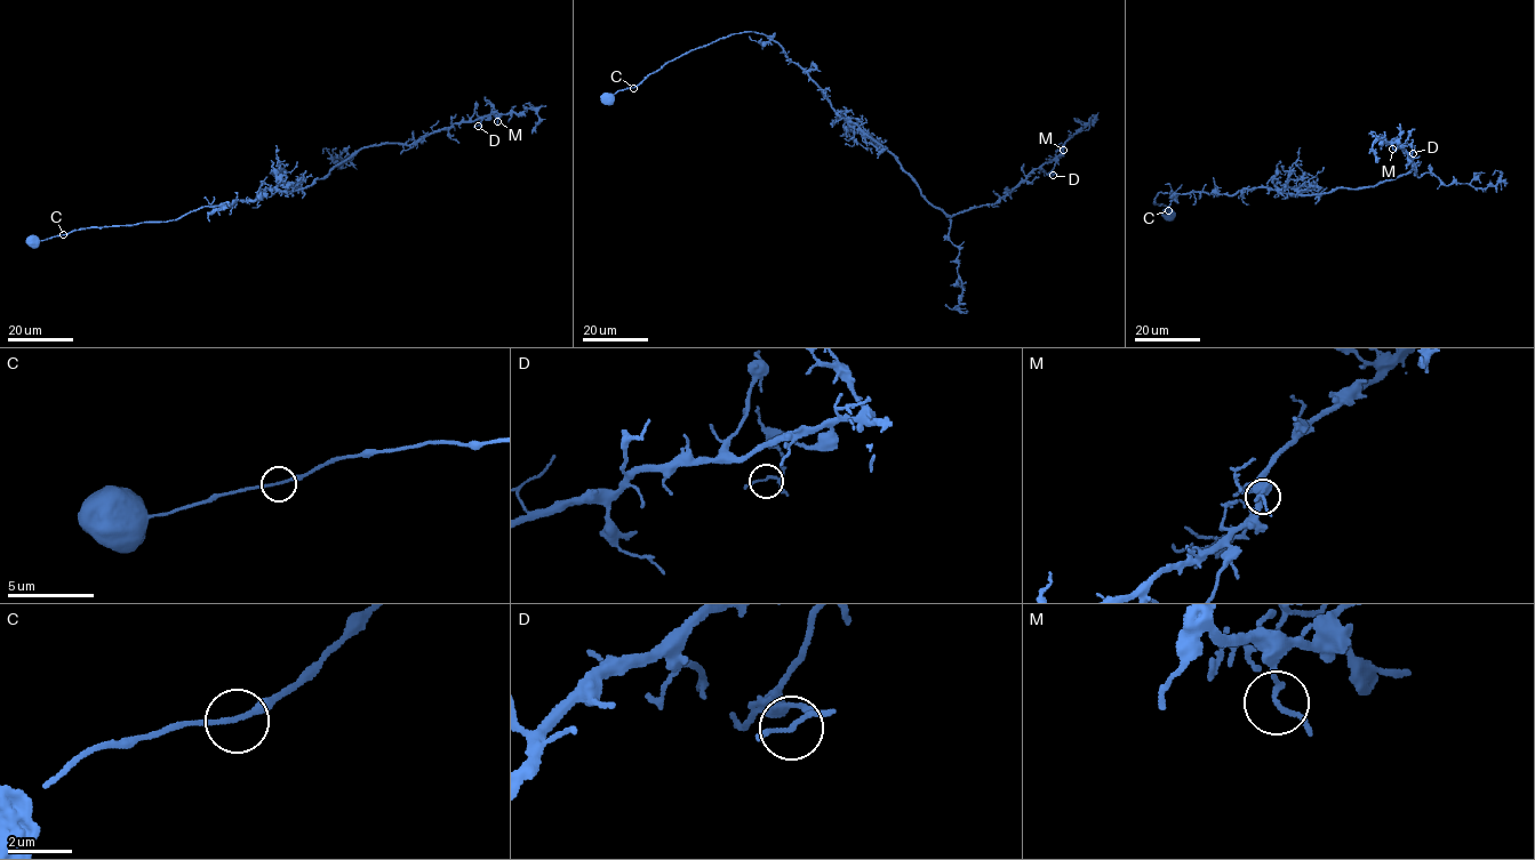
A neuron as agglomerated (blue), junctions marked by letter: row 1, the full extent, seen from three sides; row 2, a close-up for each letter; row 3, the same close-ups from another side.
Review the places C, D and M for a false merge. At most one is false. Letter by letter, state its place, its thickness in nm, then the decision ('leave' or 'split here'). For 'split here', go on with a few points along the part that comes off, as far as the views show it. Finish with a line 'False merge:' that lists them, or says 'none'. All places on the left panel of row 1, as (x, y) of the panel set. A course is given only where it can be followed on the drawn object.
C: (63, 234) | 140 nm | leave
D: (478, 126) | 130 nm | leave
M: (497, 121) | 140 nm | leave
False merge: none

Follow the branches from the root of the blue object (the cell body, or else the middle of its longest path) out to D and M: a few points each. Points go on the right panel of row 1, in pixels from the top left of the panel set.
D: (1168, 215), (1153, 203), (1160, 192), (1362, 189), (1416, 167), (1399, 144), (1413, 153)
M: (1168, 215), (1153, 203), (1160, 192), (1375, 186), (1416, 167), (1399, 142), (1392, 149)

